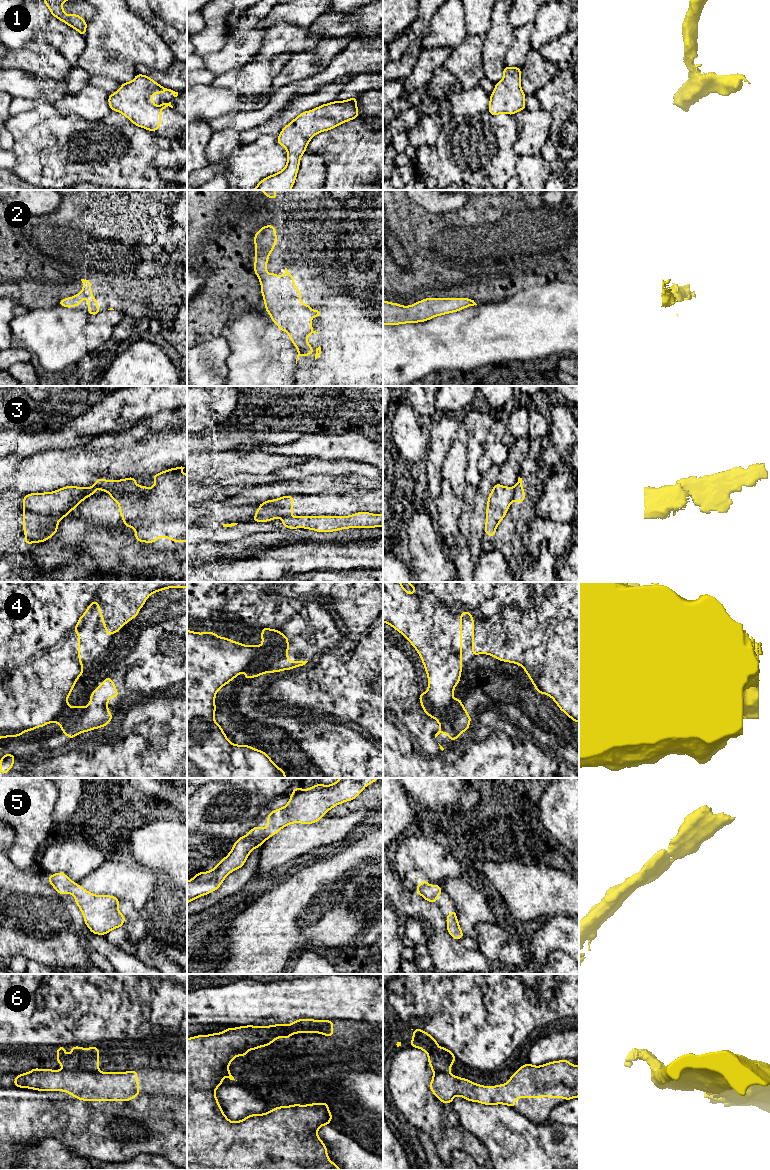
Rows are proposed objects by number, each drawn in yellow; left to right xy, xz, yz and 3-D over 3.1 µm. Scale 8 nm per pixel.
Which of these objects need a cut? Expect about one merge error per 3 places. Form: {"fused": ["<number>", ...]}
{"fused": ["3", "6"]}

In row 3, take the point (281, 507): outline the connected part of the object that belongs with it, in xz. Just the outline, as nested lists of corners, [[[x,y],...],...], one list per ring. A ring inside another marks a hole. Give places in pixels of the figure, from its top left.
[[[285,495],[259,504],[259,509],[256,511],[252,521],[268,522],[280,517],[291,517],[294,498],[294,496]]]

